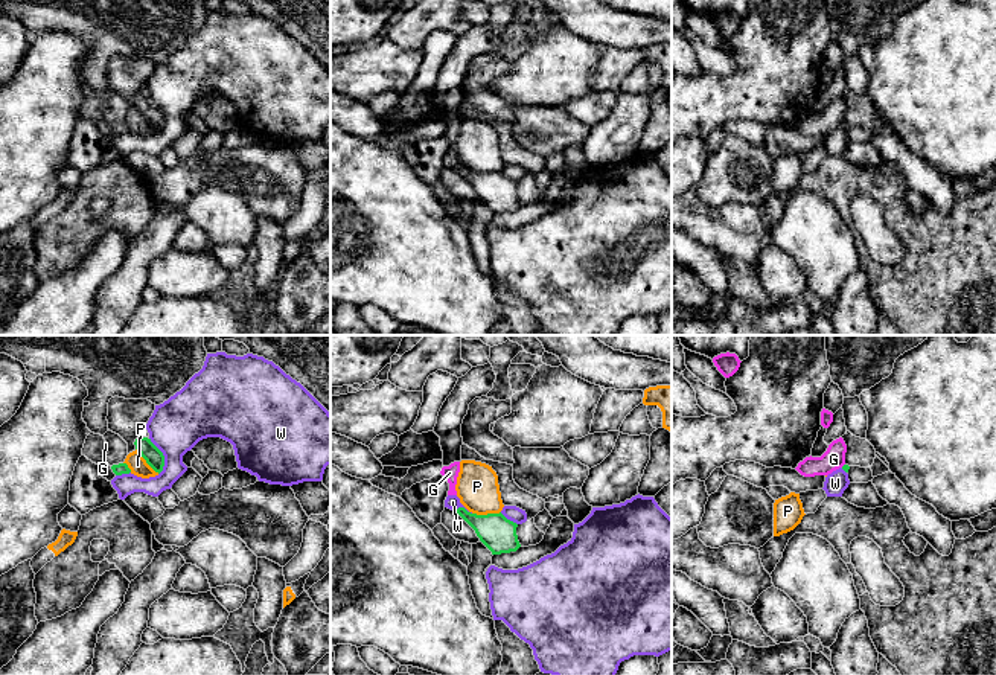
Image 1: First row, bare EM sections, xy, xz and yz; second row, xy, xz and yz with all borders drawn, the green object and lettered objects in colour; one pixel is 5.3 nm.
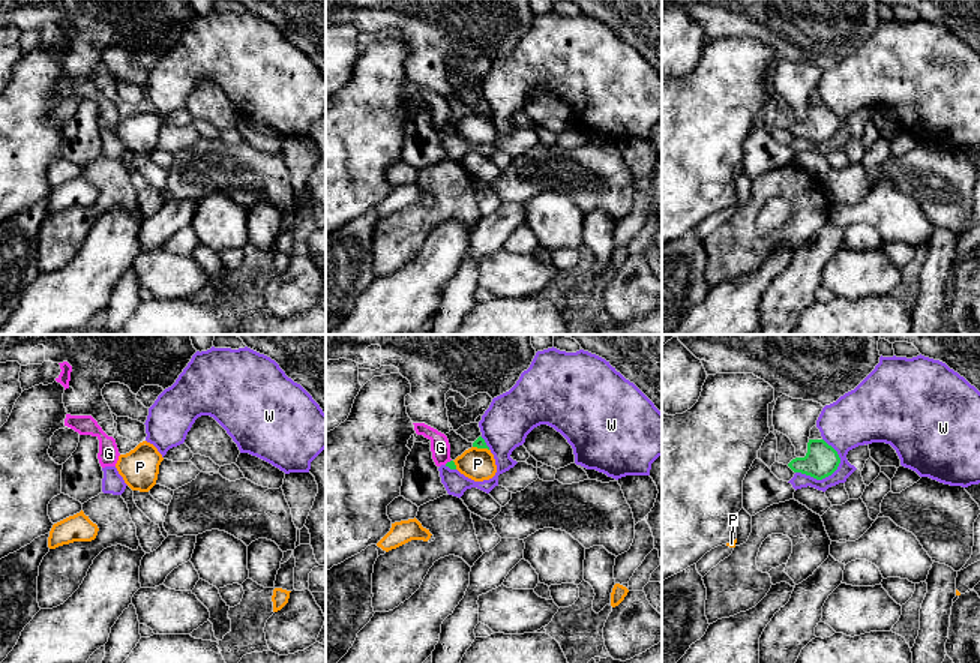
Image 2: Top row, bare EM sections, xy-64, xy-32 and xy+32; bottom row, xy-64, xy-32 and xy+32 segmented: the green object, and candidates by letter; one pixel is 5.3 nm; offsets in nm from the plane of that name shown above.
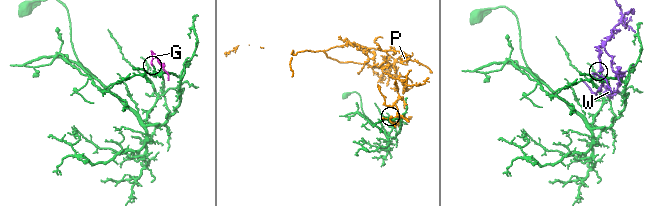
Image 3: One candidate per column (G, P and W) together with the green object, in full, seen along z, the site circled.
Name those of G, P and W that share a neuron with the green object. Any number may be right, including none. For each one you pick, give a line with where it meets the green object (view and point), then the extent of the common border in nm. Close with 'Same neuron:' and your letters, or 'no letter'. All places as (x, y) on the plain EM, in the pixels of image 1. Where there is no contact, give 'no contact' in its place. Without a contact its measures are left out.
Same neuron: no letter

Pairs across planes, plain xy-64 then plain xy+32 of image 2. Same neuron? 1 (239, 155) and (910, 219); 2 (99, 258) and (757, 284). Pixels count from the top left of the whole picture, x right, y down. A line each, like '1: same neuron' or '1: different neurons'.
1: different neurons
2: same neuron

